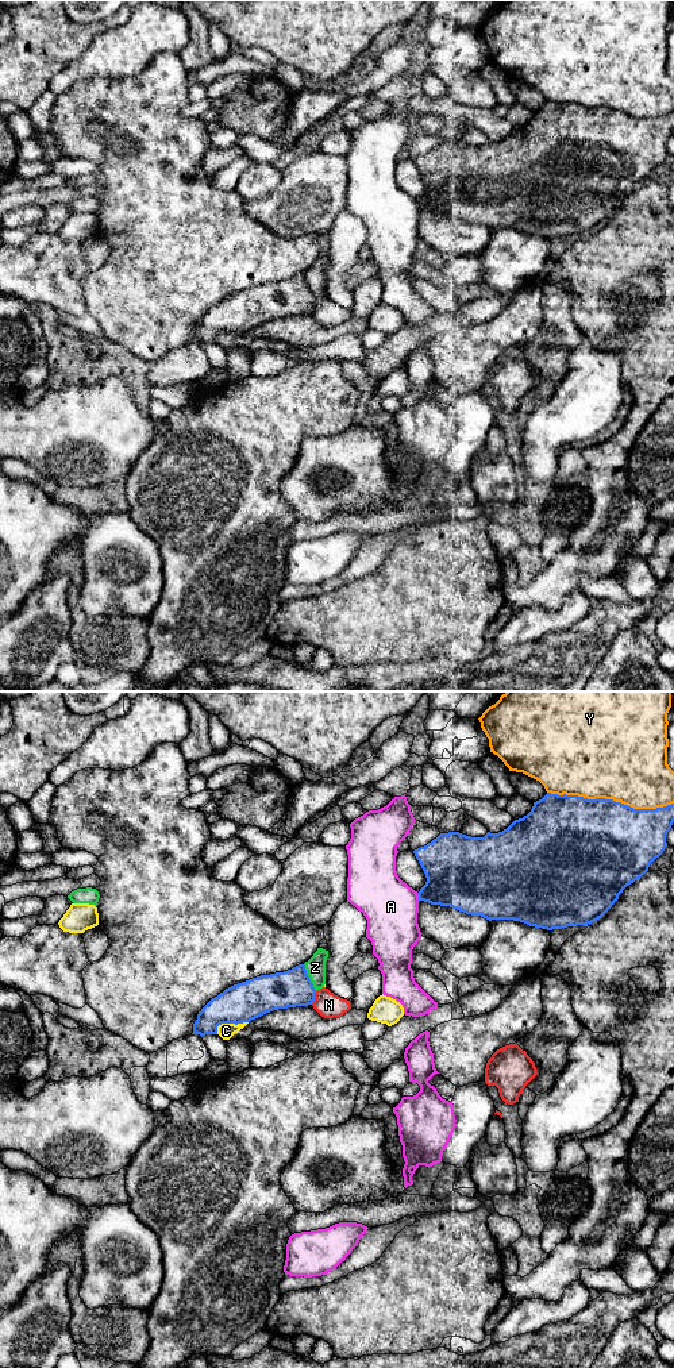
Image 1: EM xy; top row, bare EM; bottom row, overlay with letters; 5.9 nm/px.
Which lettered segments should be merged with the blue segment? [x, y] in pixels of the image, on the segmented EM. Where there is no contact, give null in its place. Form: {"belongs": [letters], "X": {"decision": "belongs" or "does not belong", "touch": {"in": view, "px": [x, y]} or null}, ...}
{"belongs": [], "A": {"decision": "does not belong", "touch": {"in": "xy", "px": [419, 897]}}, "C": {"decision": "does not belong", "touch": {"in": "xy", "px": [228, 1022]}}, "N": {"decision": "does not belong", "touch": {"in": "xy", "px": [314, 998]}}, "Y": {"decision": "does not belong", "touch": {"in": "xy", "px": [611, 800]}}, "Z": {"decision": "does not belong", "touch": {"in": "xy", "px": [308, 977]}}}

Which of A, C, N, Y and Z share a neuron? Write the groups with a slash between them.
A / C / N / Y / Z

